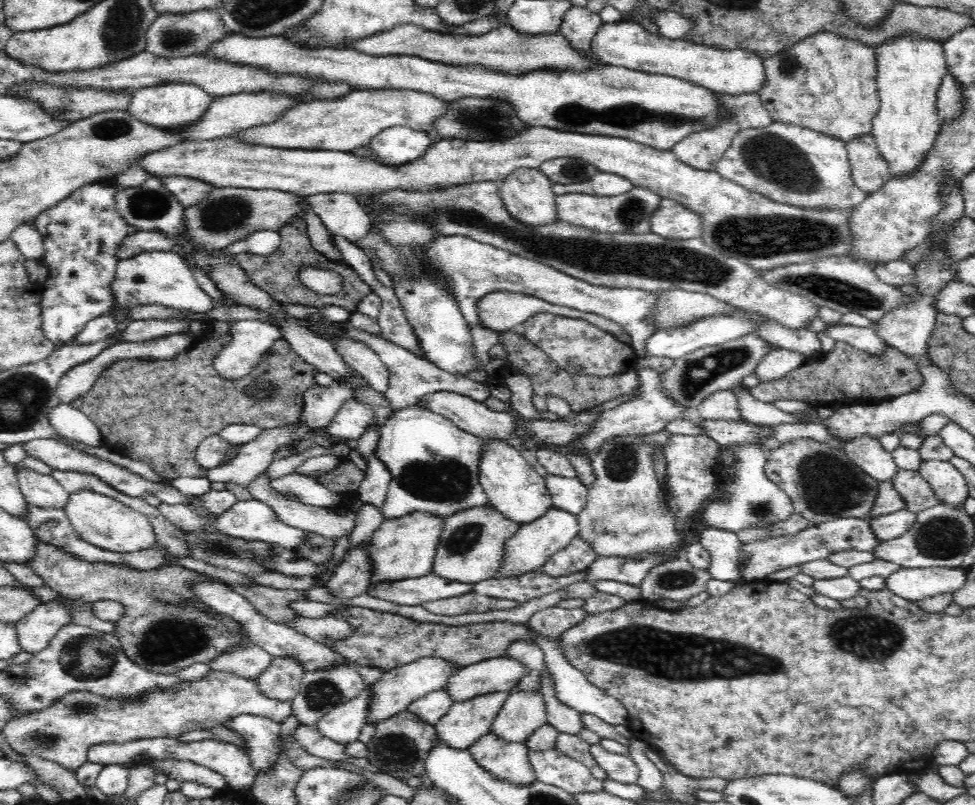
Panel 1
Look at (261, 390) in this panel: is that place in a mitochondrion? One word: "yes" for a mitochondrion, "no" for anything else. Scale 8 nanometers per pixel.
yes

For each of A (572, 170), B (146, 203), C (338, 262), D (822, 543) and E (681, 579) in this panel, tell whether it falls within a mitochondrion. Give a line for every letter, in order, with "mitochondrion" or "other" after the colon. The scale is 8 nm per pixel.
A: mitochondrion
B: mitochondrion
C: other
D: mitochondrion
E: mitochondrion

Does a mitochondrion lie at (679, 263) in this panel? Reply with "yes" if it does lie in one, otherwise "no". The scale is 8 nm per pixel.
yes

